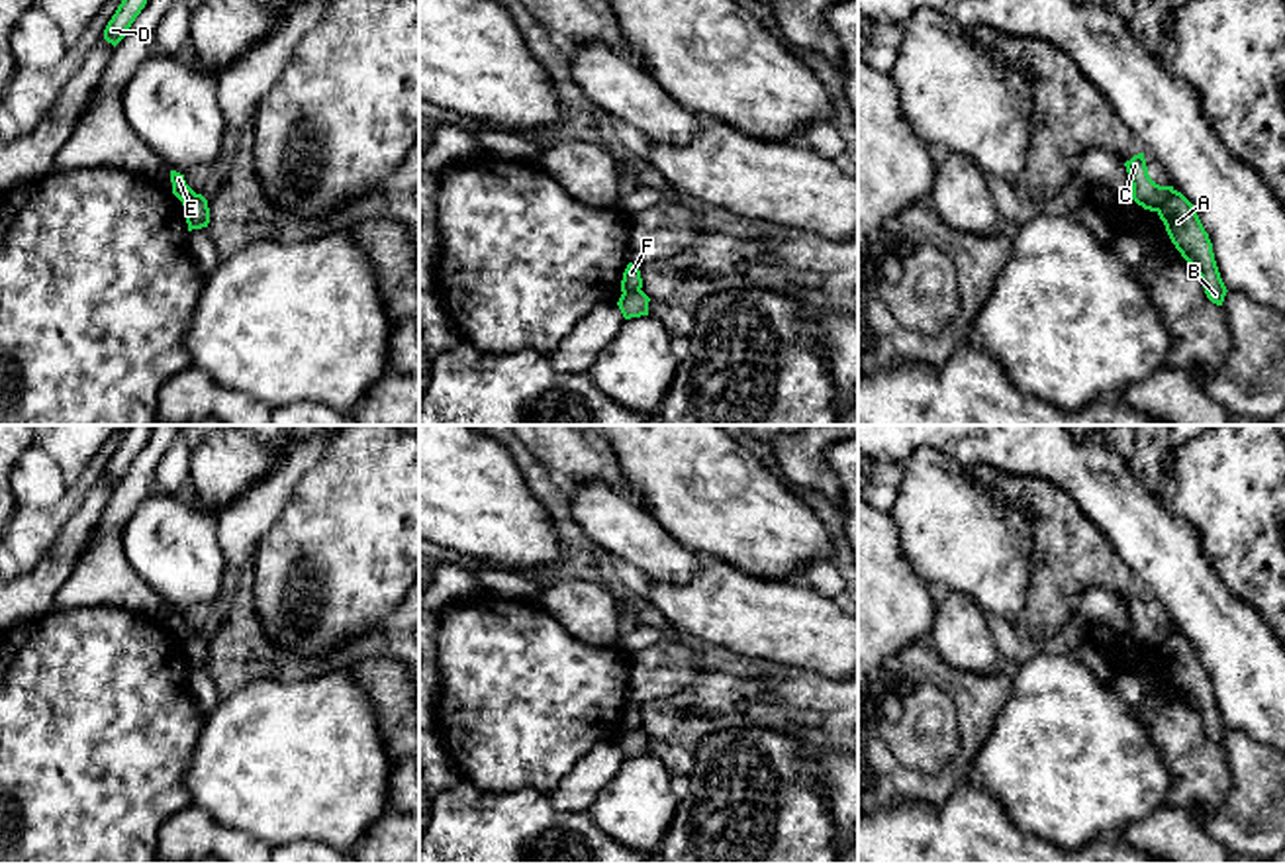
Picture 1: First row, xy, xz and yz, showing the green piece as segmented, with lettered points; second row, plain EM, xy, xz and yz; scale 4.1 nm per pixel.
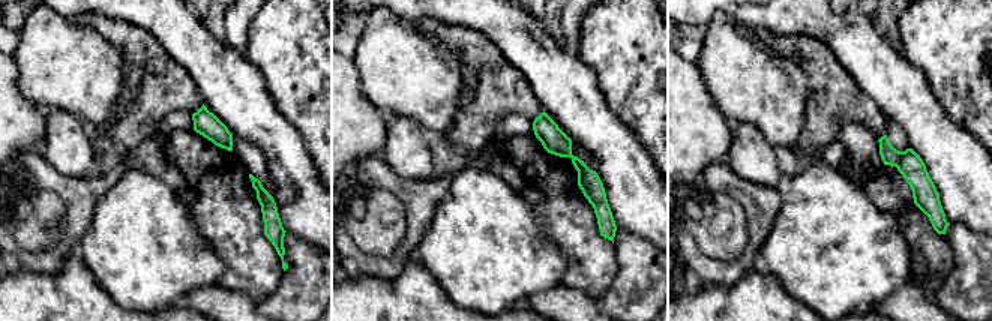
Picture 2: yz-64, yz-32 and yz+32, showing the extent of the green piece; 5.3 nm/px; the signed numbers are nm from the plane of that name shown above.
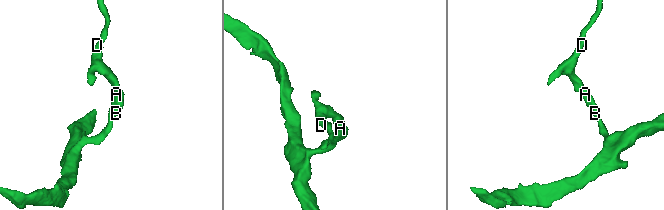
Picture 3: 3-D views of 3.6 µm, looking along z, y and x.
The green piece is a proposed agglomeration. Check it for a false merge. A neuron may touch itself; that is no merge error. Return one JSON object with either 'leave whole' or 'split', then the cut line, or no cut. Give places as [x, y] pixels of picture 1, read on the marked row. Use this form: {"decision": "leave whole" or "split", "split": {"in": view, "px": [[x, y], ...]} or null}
{"decision": "split", "split": {"in": "yz", "px": [[1174, 191], [1156, 210]]}}

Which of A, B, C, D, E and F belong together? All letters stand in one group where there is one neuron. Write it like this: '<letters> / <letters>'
A B / C D E F

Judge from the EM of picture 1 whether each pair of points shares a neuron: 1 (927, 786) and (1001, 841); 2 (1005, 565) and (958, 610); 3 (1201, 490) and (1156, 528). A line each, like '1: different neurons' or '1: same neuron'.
1: different neurons
2: same neuron
3: different neurons

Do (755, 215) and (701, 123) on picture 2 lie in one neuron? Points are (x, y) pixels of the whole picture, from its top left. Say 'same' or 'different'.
same

